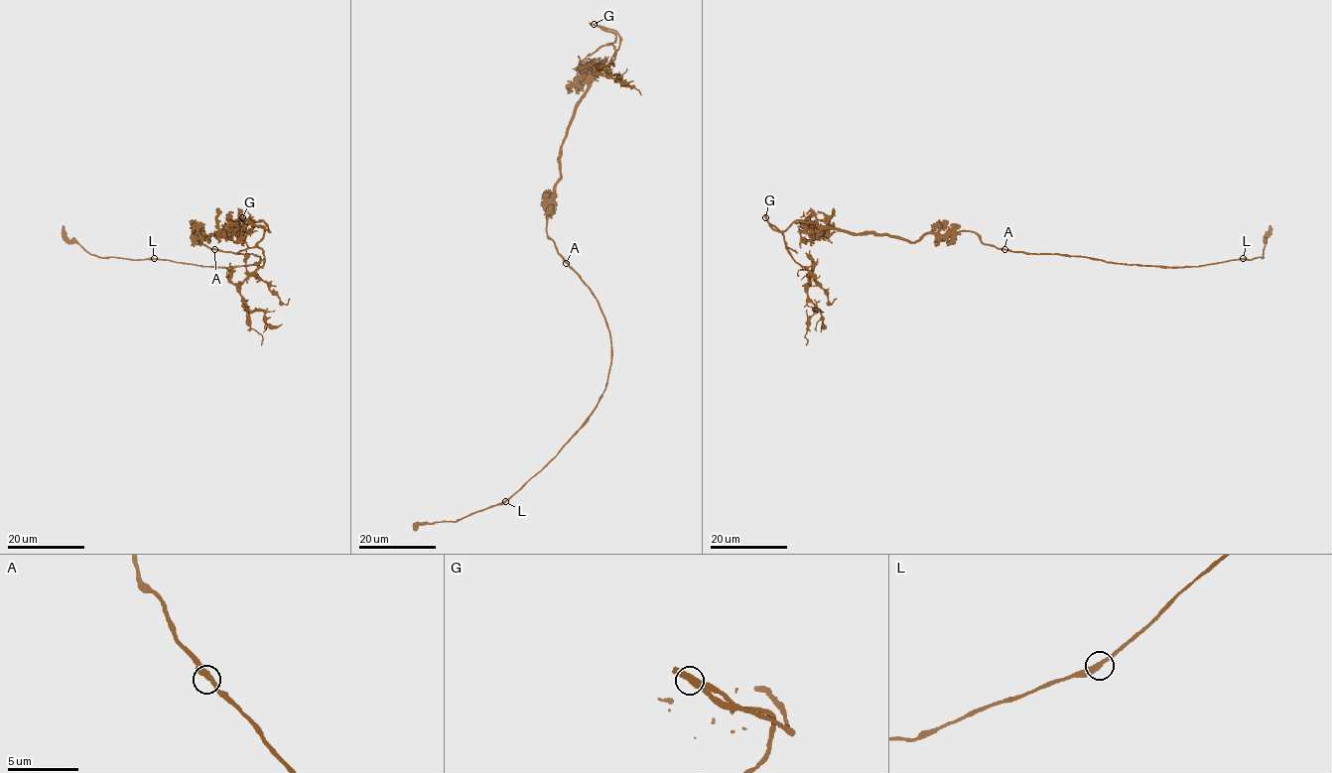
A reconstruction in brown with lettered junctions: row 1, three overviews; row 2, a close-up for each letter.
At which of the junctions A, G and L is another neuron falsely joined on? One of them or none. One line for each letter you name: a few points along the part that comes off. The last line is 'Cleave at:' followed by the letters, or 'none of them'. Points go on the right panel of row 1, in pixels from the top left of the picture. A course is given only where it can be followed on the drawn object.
G: (765, 217), (781, 233), (788, 254), (808, 270), (808, 300), (821, 313), (824, 326), (822, 324)
Cleave at: G

